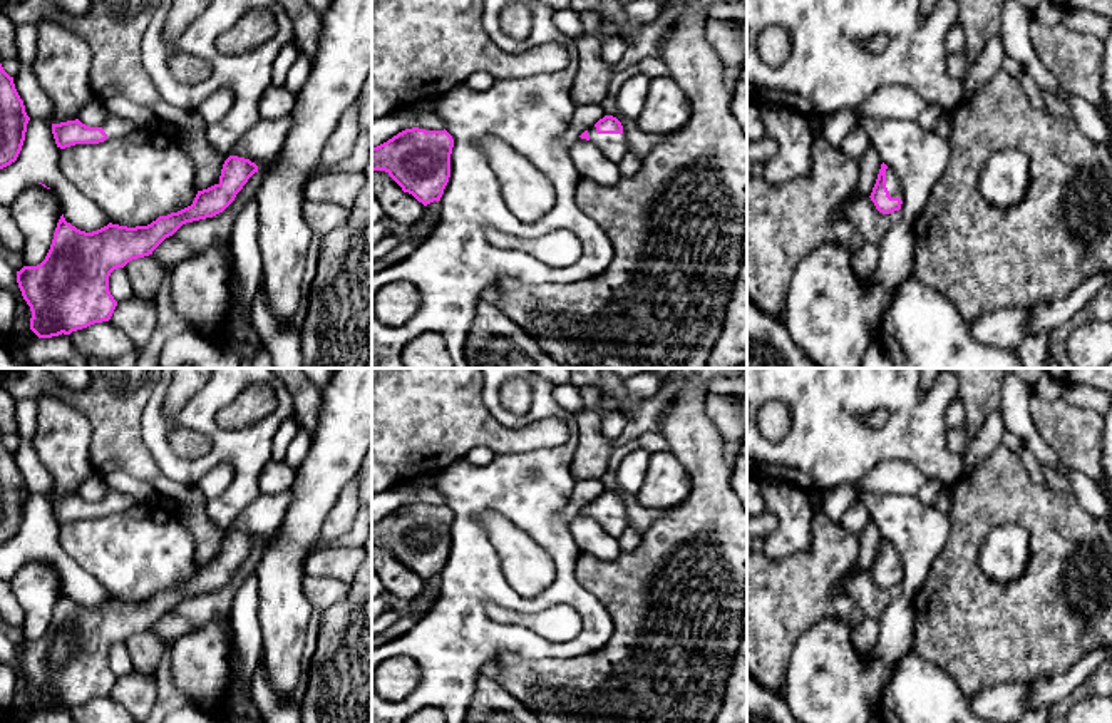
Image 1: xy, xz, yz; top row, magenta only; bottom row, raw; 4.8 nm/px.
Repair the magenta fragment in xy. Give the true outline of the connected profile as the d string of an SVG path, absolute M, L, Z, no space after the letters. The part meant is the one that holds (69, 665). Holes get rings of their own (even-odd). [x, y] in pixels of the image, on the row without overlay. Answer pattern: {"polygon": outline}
{"polygon": "M229 531L214 561L198 566L191 581L159 591L147 601L127 602L109 597L97 606L85 608L67 597L62 589L45 634L37 641L23 641L17 646L18 663L32 686L30 705L39 713L52 713L62 708L70 710L94 698L109 696L117 681L109 666L109 651L114 644L124 643L132 634L152 629L183 599L223 587L255 547L265 549L273 539L275 534L256 541L250 534Z"}

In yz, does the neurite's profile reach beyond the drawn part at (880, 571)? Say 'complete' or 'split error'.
split error

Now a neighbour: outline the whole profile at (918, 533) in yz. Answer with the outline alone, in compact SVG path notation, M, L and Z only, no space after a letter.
M862 492L859 502L899 552L904 566L899 589L913 599L948 541L948 515L934 505L924 505L916 495Z

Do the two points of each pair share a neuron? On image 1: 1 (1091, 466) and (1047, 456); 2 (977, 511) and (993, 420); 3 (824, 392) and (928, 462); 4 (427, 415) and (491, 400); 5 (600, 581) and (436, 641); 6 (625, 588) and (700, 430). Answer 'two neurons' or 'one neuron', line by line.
1: two neurons
2: two neurons
3: one neuron
4: two neurons
5: two neurons
6: one neuron

